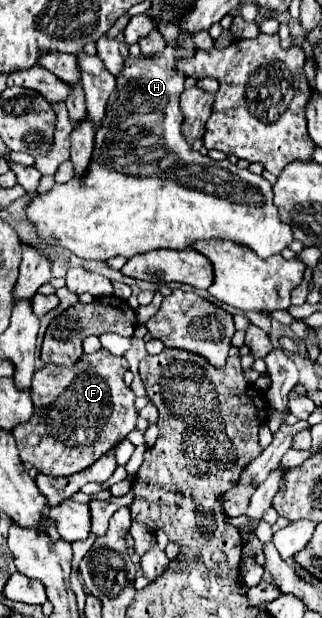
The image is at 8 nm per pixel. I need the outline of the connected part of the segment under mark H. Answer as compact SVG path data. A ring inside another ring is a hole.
M170 42L170 44L166 46L166 50L164 50L160 56L154 56L154 58L140 56L140 58L134 58L134 60L132 60L132 58L126 60L126 64L124 64L124 72L122 72L120 76L116 76L116 84L118 84L118 86L114 88L114 92L112 92L112 96L110 96L110 100L108 100L108 112L106 112L104 124L102 124L102 128L96 132L96 146L94 146L94 154L92 154L92 168L88 168L88 176L84 176L84 180L76 180L76 178L72 178L72 180L66 182L66 184L56 184L48 194L40 194L40 196L36 196L34 202L28 206L28 220L36 224L40 238L42 238L48 246L56 246L56 244L58 244L60 248L66 248L66 250L74 252L76 256L80 256L80 258L84 258L84 260L108 260L108 258L112 258L112 256L126 256L126 258L132 258L132 256L136 256L136 254L144 254L144 252L150 252L150 250L162 250L162 248L170 248L170 250L192 250L192 244L194 244L196 240L214 240L214 238L218 238L218 240L230 240L230 242L236 242L236 244L240 244L240 246L252 248L260 258L270 258L270 256L274 256L274 254L280 254L284 248L288 248L288 246L292 244L292 240L294 240L292 228L290 228L286 222L280 220L278 208L272 204L272 184L270 184L264 176L252 174L248 168L238 168L238 166L232 164L230 160L212 160L210 156L204 156L204 154L200 154L200 152L194 152L194 150L188 146L188 142L184 140L184 136L182 136L182 132L180 132L180 106L178 106L178 102L180 102L180 94L182 94L182 90L184 90L184 78L180 76L180 72L178 72L176 66L174 66L176 56L180 56L180 54L174 54L174 46L176 46L176 42ZM146 114L152 114L152 116L156 116L156 118L160 116L160 118L162 118L162 130L140 130L138 126L140 126L140 122L144 122L144 116L146 116Z

